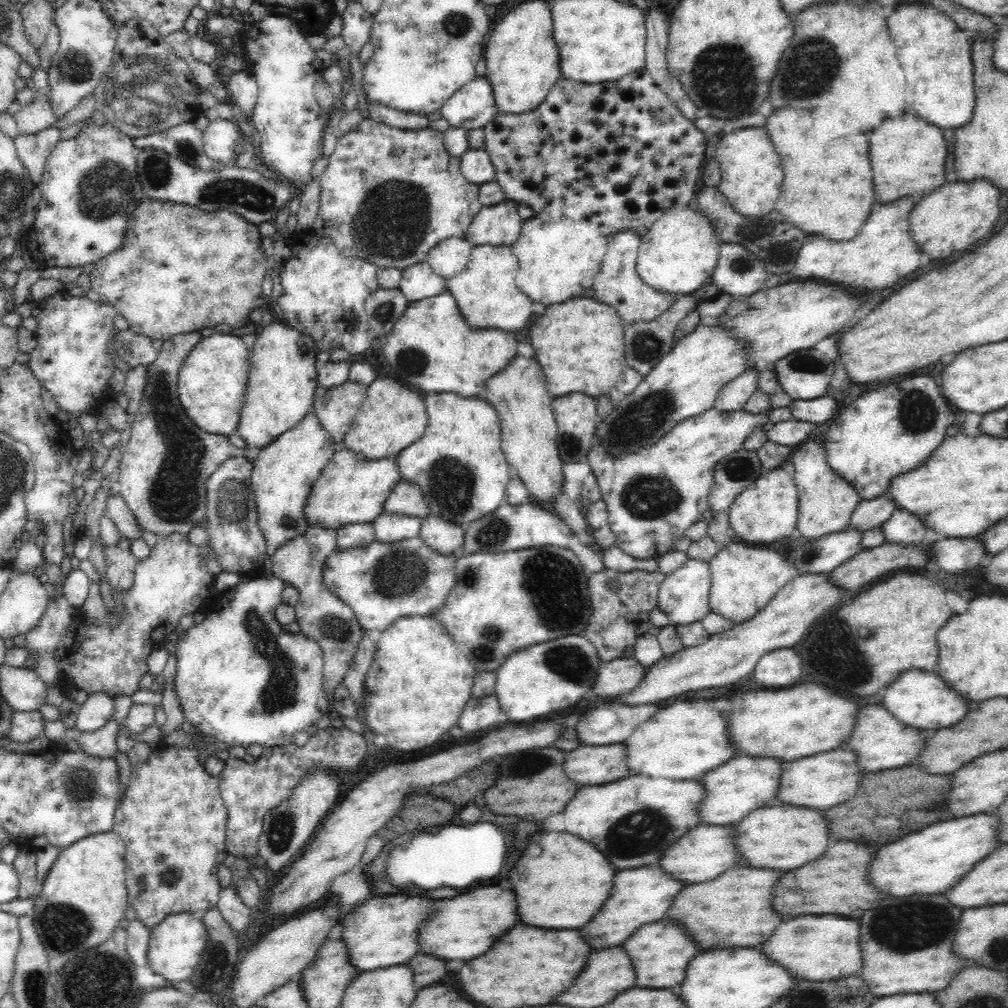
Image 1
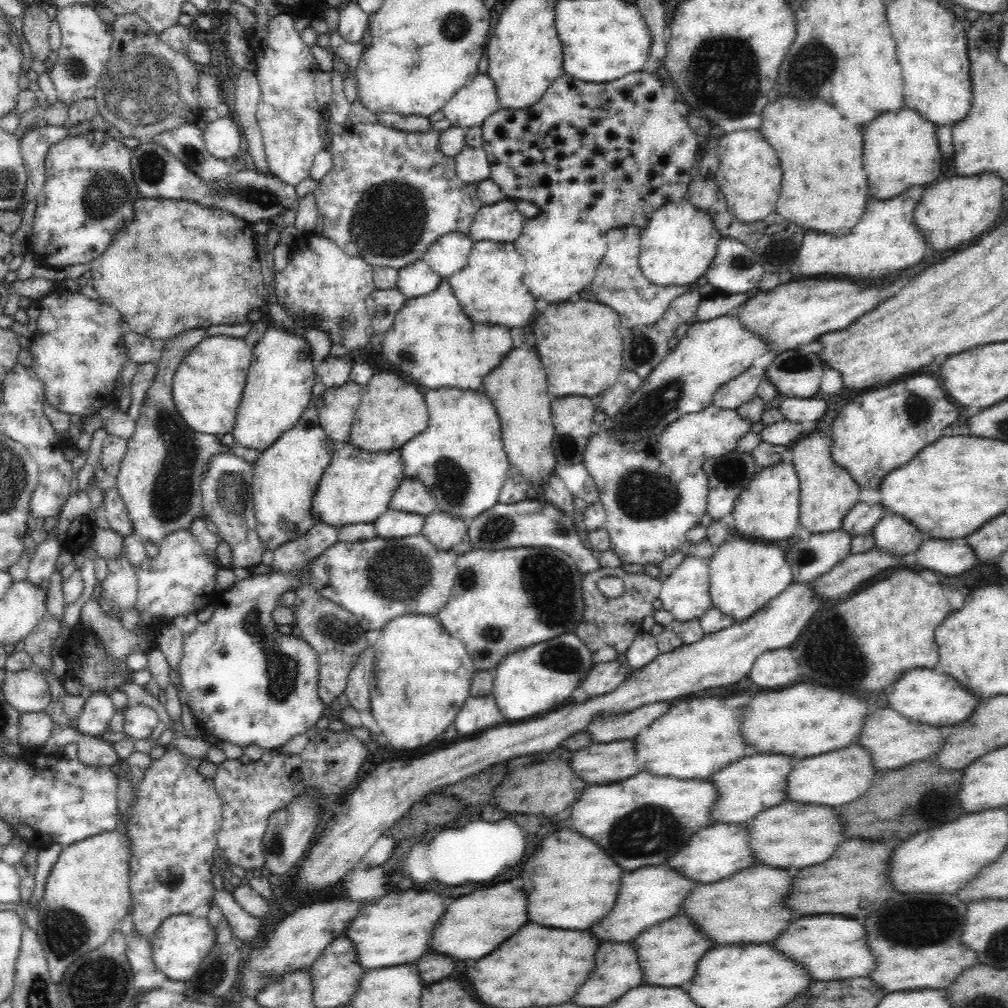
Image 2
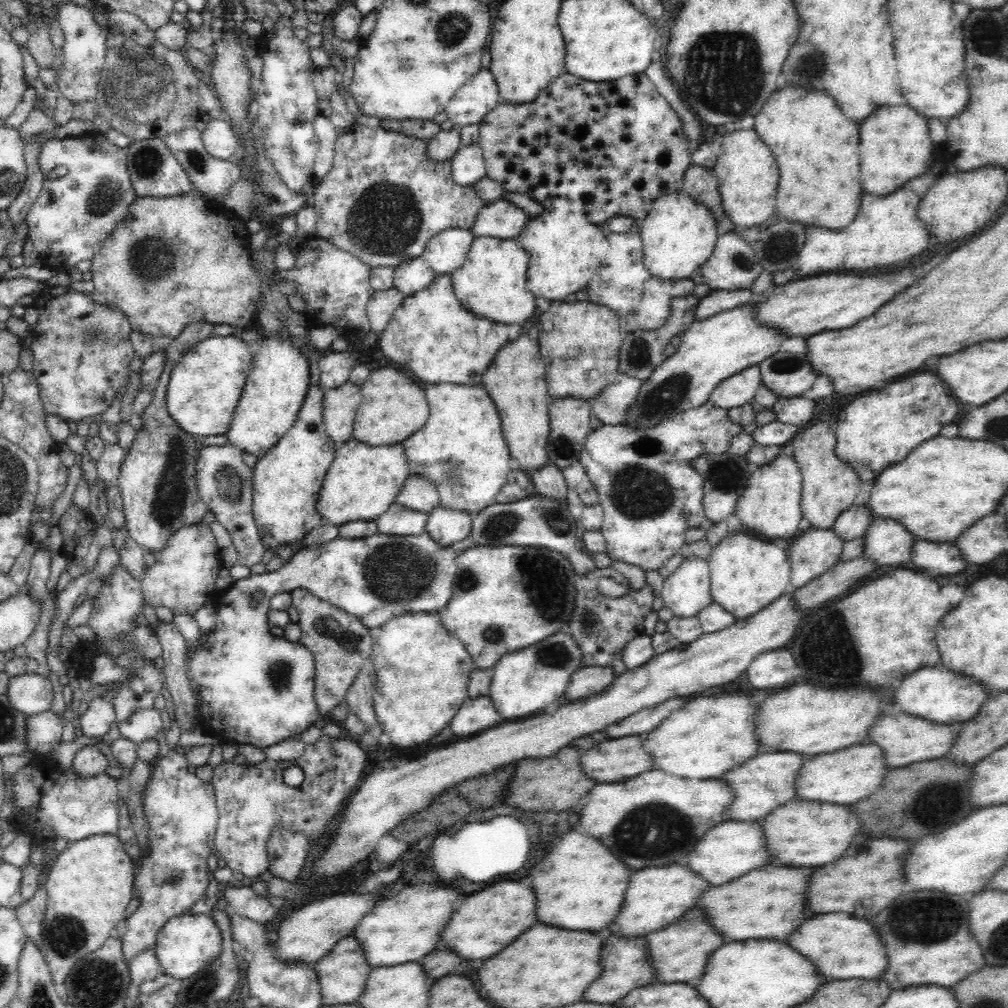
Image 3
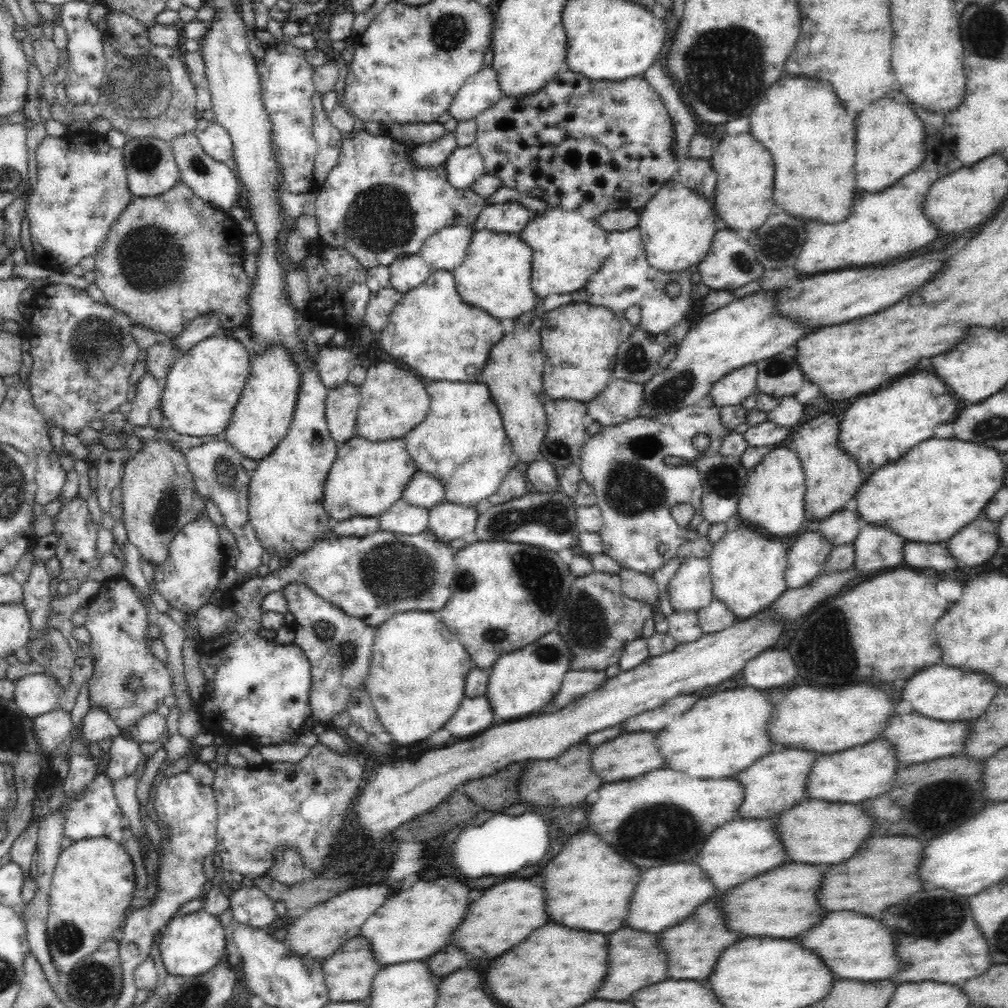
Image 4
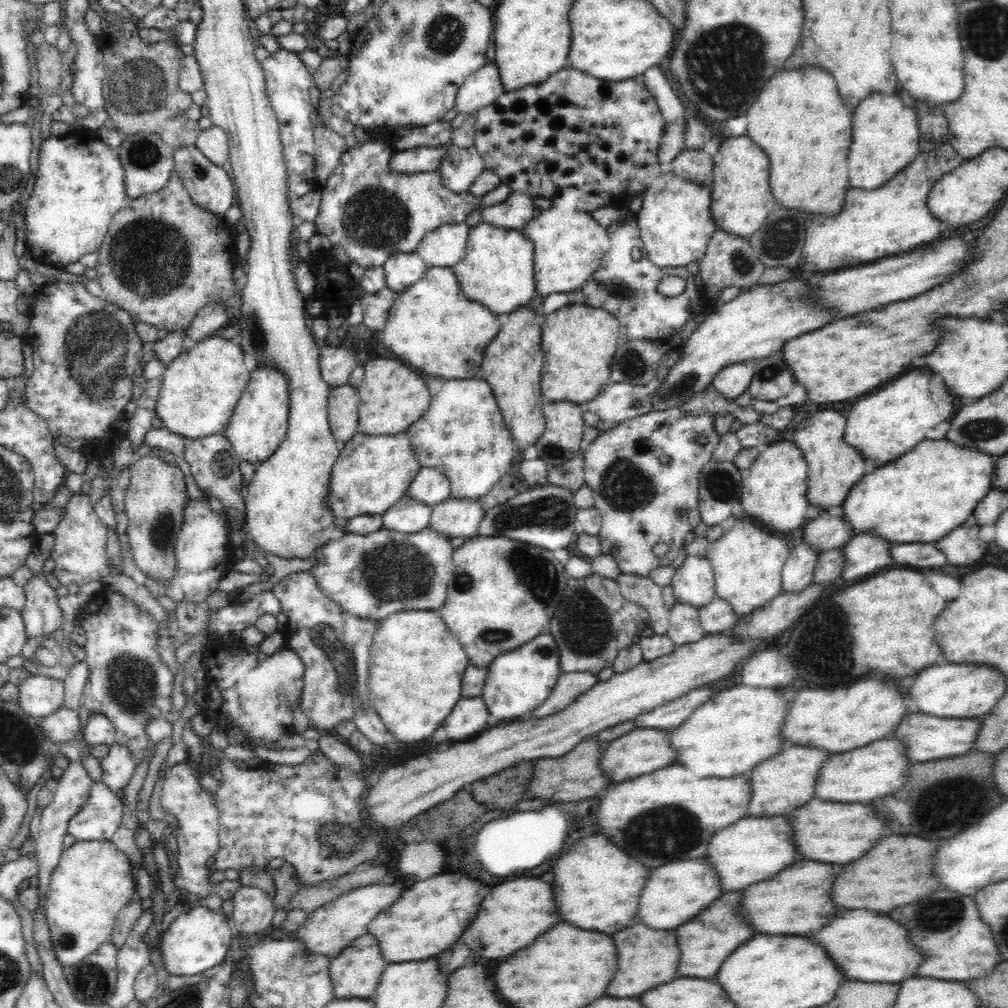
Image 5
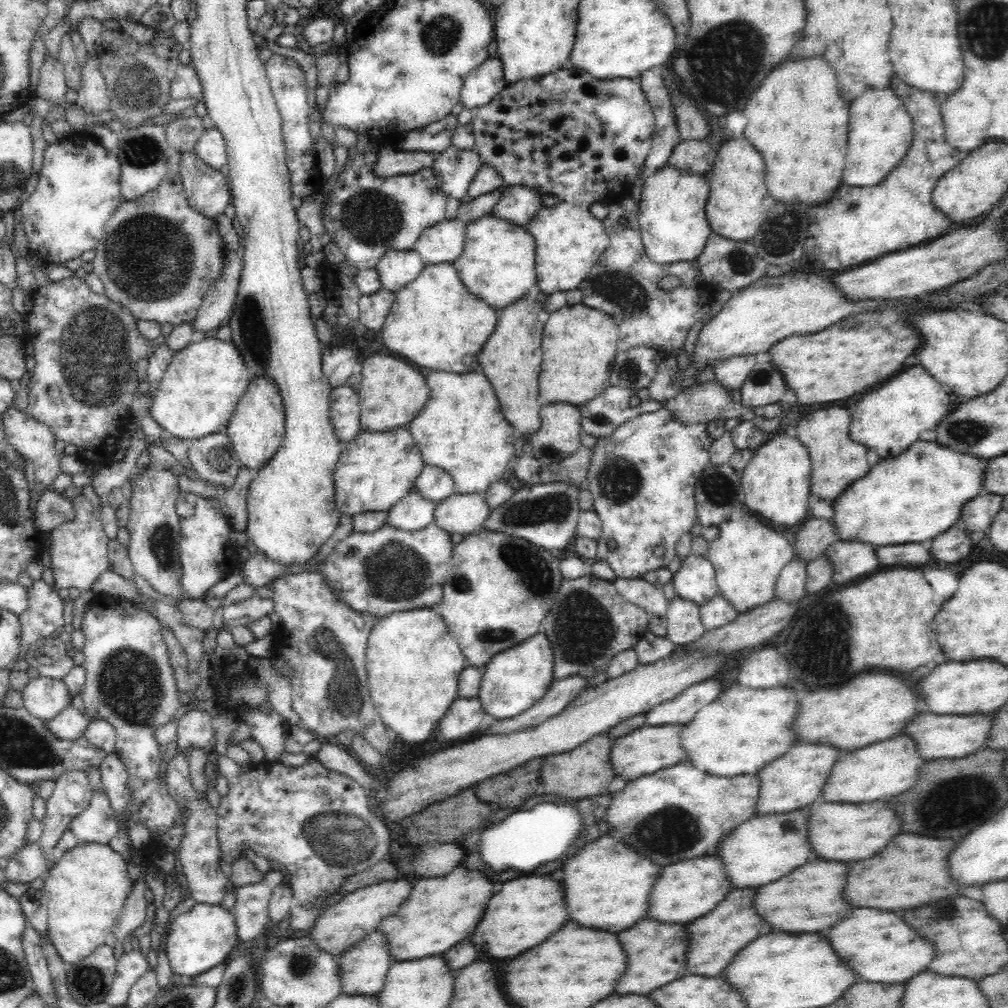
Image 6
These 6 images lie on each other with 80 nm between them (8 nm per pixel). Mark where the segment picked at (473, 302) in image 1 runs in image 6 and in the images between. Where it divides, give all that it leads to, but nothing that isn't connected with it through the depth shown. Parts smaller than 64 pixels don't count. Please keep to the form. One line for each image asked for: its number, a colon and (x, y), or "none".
2: (490, 288)
3: (492, 282)
4: (495, 276)
5: (497, 269)
6: (497, 263)

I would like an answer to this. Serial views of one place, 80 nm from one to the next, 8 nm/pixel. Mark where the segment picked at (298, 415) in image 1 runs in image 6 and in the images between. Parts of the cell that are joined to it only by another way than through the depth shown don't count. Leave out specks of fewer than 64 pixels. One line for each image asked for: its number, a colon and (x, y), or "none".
2: (279, 383)
3: (277, 381)
4: (261, 419)
5: (259, 423)
6: (257, 427)

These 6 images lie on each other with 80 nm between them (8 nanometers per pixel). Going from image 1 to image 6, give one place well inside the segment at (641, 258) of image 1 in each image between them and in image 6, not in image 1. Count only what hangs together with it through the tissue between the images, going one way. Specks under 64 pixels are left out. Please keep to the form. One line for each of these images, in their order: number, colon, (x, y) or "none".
2: (680, 240)
3: (679, 233)
4: (677, 224)
5: (675, 225)
6: (673, 225)

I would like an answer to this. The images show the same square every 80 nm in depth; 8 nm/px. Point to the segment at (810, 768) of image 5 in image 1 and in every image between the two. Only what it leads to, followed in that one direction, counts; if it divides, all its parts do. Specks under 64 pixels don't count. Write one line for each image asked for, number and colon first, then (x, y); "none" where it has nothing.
1: (745, 783)
2: (757, 782)
3: (767, 781)
4: (776, 782)

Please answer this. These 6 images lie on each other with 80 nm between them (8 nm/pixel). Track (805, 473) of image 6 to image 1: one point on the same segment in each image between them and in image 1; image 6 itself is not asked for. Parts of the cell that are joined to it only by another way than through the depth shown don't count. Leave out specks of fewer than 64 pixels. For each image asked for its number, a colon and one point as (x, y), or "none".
1: (767, 510)
2: (768, 509)
3: (770, 505)
4: (773, 500)
5: (774, 496)

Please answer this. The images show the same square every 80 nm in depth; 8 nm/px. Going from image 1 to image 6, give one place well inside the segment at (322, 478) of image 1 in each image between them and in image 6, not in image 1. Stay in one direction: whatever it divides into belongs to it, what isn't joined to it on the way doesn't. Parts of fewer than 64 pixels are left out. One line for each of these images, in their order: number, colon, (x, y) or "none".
2: (357, 486)
3: (362, 482)
4: (367, 477)
5: (372, 473)
6: (375, 469)

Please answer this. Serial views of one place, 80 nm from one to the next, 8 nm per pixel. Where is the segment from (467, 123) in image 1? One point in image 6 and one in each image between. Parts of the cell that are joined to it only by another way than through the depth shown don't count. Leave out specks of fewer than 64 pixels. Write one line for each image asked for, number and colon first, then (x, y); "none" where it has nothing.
2: (473, 103)
3: (480, 94)
4: (482, 90)
5: (481, 88)
6: (481, 85)

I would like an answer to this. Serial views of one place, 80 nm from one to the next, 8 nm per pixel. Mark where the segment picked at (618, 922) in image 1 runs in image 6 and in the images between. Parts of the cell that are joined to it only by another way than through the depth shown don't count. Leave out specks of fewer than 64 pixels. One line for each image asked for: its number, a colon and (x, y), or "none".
2: (653, 894)
3: (657, 896)
4: (666, 895)
5: (675, 893)
6: (685, 891)

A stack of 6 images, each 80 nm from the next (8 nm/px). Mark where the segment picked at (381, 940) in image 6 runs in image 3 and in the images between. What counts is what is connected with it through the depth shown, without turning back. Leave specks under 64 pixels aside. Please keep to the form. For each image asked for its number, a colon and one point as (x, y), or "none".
3: (344, 971)
4: (350, 971)
5: (356, 971)

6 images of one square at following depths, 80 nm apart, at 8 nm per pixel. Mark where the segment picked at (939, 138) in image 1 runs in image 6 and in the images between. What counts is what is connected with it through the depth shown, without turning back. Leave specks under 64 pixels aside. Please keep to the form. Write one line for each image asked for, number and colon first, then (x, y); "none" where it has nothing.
2: (900, 148)
3: (895, 146)
4: (891, 138)
5: (885, 137)
6: (880, 131)

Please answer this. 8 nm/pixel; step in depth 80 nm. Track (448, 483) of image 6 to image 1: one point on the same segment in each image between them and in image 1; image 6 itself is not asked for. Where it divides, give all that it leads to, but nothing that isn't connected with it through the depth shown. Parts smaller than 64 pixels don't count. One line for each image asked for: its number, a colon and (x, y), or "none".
1: (406, 498)
2: (412, 495)
3: (418, 493)
4: (424, 490)
5: (431, 486)

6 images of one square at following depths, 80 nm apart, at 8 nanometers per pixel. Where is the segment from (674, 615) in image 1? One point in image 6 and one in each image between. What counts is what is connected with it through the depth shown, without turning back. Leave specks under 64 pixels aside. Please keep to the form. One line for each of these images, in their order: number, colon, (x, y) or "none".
2: (685, 593)
3: (687, 590)
4: (691, 588)
5: (693, 582)
6: (695, 580)

